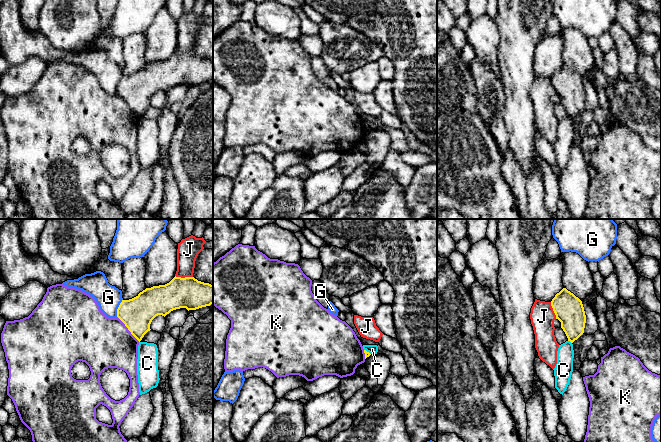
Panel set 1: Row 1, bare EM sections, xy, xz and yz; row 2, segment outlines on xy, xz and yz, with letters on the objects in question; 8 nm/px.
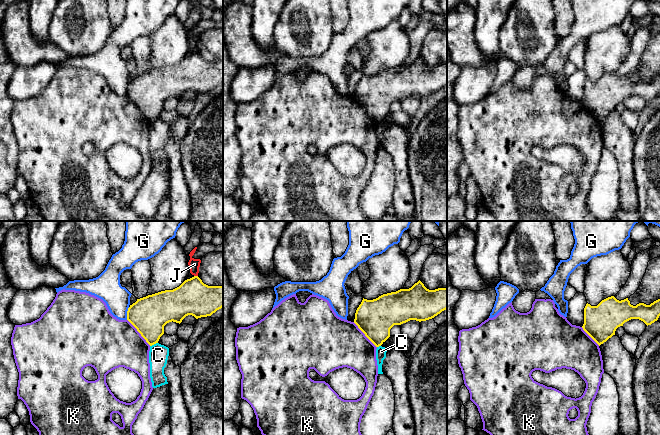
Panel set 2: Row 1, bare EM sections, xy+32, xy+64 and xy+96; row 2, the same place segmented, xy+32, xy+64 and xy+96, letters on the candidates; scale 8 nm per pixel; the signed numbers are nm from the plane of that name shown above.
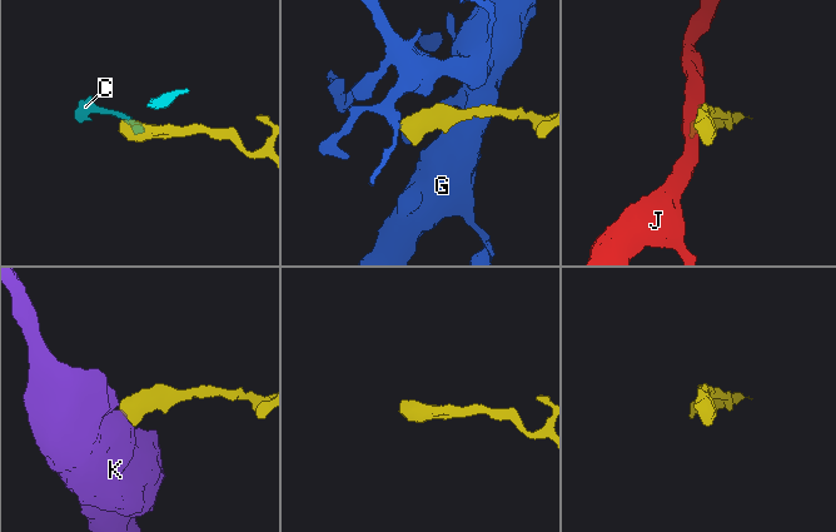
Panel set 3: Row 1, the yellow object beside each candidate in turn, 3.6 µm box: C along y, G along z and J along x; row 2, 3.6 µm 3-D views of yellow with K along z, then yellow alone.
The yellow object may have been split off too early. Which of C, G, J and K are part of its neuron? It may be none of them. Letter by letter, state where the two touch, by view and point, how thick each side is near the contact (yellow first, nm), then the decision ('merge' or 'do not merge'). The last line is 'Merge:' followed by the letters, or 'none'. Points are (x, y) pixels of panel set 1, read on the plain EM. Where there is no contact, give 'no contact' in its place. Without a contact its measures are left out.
C: contact yz (570, 117); calibres 240 and 150 nm; do not merge
G: contact xy (118, 84); calibres 260 and 200 nm; do not merge
J: contact xy (185, 53); calibres 240 and 180 nm; do not merge
K: contact xy (128, 105); calibres 260 and 420 nm; do not merge
Merge: none

